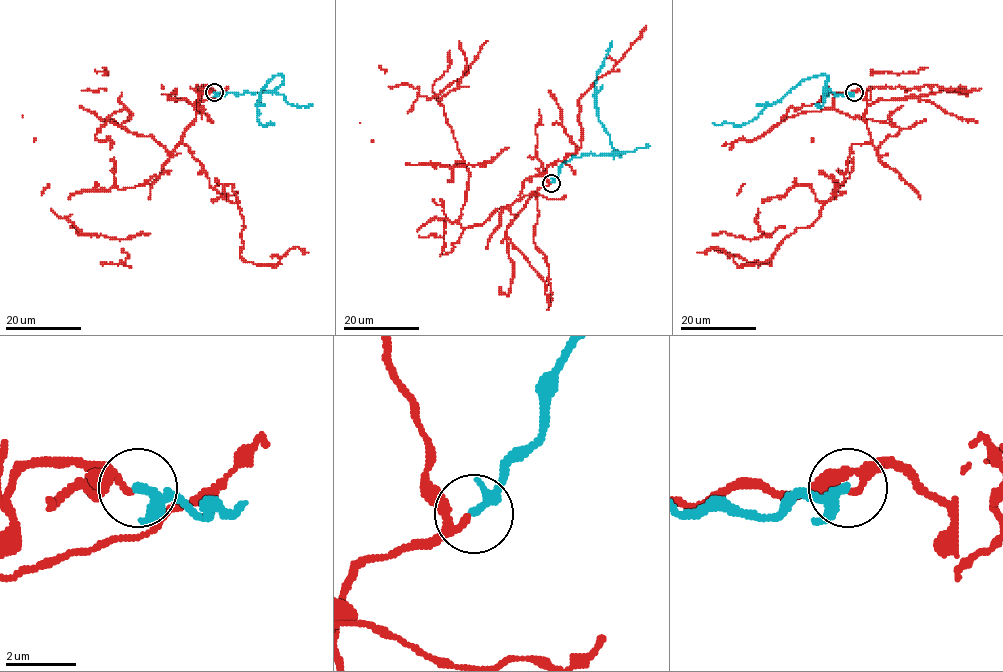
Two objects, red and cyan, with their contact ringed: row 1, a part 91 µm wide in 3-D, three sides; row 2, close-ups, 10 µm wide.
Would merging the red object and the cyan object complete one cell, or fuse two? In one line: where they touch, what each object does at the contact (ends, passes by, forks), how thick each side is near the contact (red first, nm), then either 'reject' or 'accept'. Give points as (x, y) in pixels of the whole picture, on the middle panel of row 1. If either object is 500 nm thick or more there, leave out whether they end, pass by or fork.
at (551, 183); red passes by; cyan passes by; 170 nm thick on the red side, 220 nm on the other; accept

